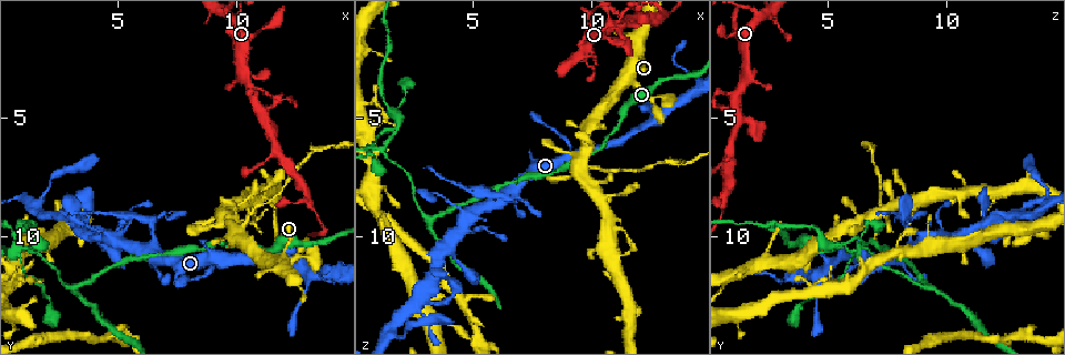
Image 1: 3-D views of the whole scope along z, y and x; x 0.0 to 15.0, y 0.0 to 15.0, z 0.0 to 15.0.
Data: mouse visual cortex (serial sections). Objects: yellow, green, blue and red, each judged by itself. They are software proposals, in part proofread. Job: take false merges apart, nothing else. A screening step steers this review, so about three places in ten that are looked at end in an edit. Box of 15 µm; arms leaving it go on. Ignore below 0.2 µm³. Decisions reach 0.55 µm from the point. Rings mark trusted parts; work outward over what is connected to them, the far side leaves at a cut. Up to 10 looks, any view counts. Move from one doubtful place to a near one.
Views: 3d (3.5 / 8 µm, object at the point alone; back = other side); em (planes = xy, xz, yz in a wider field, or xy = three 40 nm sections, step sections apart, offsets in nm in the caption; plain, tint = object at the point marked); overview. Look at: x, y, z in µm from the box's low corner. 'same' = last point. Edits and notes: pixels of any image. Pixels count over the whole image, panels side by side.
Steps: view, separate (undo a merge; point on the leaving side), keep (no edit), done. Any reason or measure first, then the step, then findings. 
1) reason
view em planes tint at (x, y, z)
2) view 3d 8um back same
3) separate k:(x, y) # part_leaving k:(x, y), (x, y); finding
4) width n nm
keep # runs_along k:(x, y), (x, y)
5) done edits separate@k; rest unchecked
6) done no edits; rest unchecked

a narrow waist
view 3d 8um back at (9.4, 9.2, 6.9)

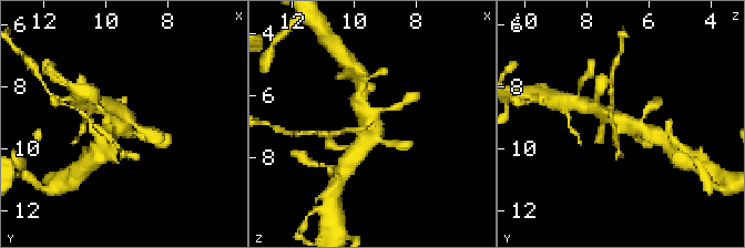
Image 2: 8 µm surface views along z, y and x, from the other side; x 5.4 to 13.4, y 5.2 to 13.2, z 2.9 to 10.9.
view em planes tint at (9.5, 9.3, 6.8)

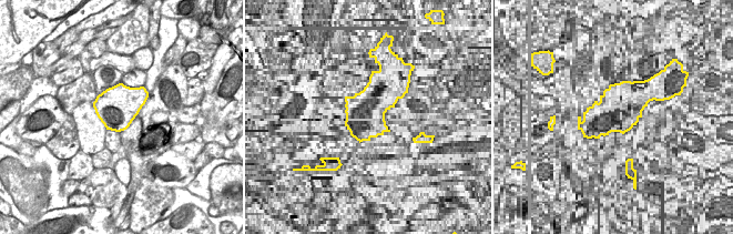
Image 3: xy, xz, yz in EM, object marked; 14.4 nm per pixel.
separate 2:(619, 154) # part_leaving 2:(364, 126), (329, 135), (326, 133); two cells meet here

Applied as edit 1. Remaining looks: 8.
view overview

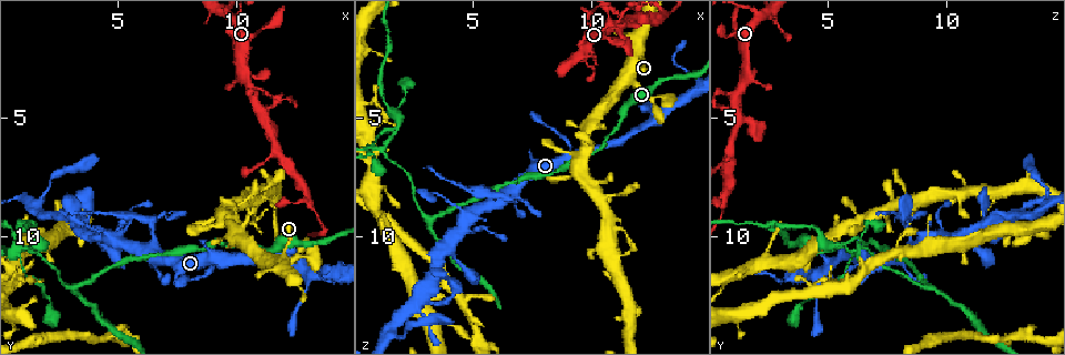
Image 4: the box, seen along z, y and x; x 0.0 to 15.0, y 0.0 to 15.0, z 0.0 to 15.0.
thin neck
view 3d 3.5um at (6.4, 10.4, 8.5)

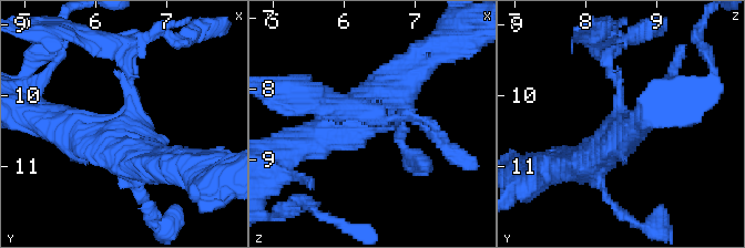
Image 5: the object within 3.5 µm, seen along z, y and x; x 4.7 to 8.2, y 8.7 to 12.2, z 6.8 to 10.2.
view em planes tint same

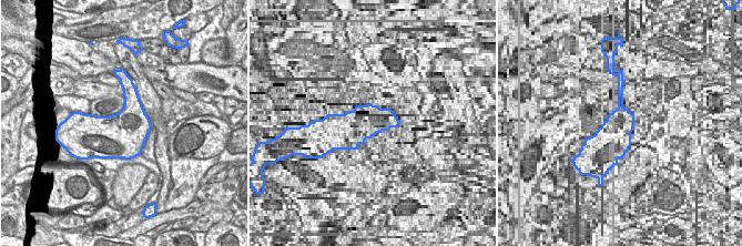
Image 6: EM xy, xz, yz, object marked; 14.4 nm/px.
width 650 nm
separate 5:(120, 60) # part_leaving 5:(134, 92), (114, 41), (70, 31); a second cell is stuck on

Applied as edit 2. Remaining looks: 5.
a fork
view 3d 8um at (3.1, 12.1, 9.3)

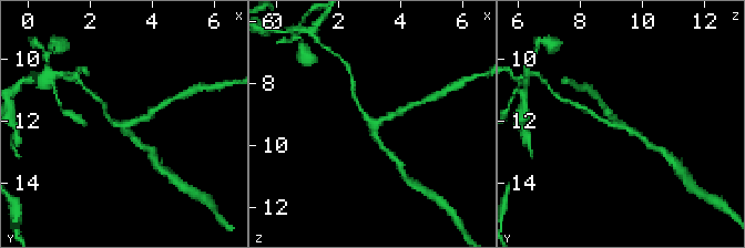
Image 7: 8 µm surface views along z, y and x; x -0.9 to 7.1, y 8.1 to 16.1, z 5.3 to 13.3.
zoom in
view 3d 3.5um at (3.3, 12.1, 9.2)

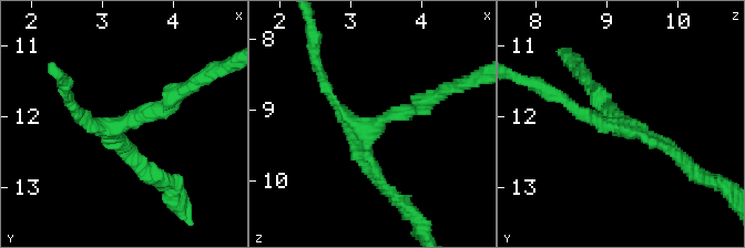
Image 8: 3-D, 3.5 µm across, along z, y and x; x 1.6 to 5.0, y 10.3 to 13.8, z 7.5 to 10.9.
arm_widths 150, 200, 200 nm
keep # runs_along 8:(426, 100), (357, 127), (324, 80); all the same cell

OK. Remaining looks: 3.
sharp bend
view 3d 3.5um at (1.2, 10.4, 6.5)

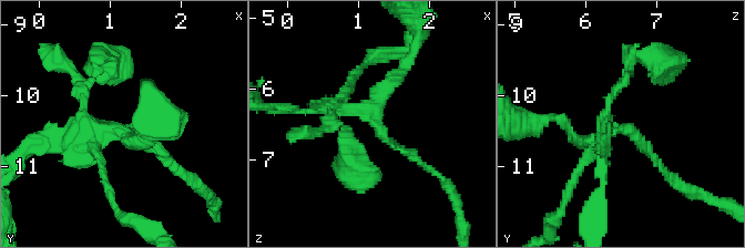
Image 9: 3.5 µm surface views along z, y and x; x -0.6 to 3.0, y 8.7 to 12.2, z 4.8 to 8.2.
arms 4; arm_widths 150, 150, 200, 200 nm; now the EM
view em planes tint at (1.25, 10.50, 6.50)

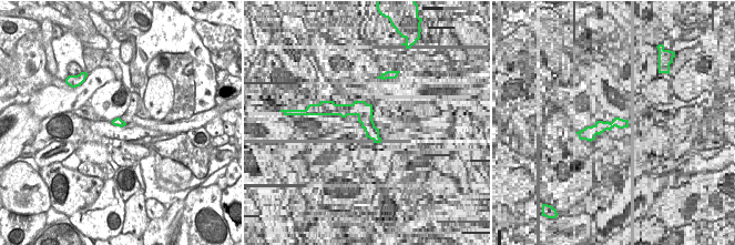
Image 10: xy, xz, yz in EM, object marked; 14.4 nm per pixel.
separate 9:(60, 135) # part_leaving 9:(105, 130), (91, 146), (115, 208); two cells meet here

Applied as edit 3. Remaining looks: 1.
done edits separate@2, separate@5, separate@9; rest unchecked

